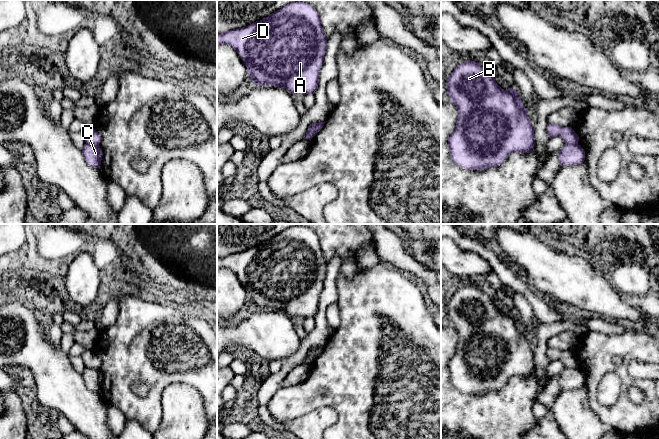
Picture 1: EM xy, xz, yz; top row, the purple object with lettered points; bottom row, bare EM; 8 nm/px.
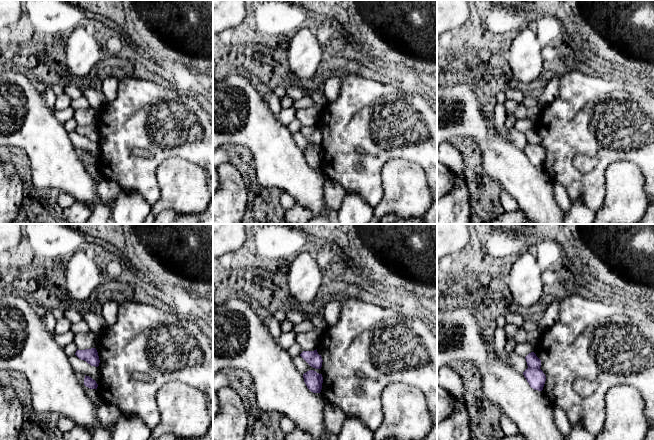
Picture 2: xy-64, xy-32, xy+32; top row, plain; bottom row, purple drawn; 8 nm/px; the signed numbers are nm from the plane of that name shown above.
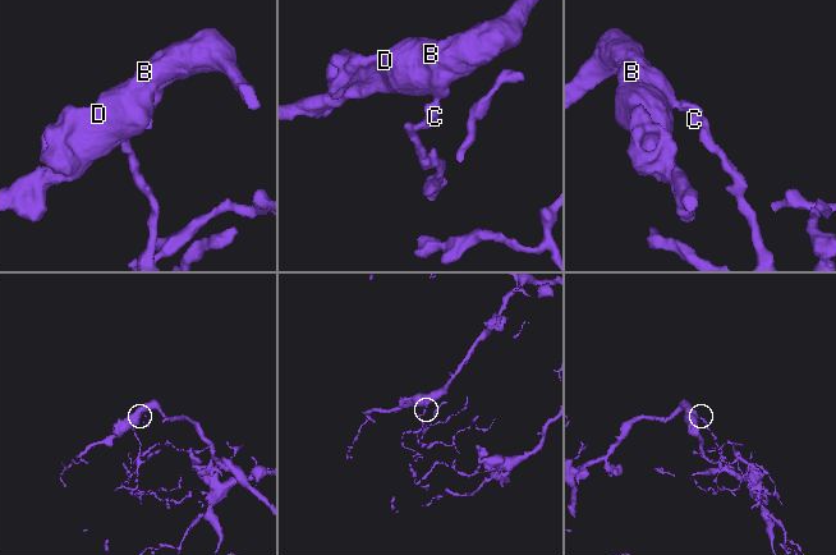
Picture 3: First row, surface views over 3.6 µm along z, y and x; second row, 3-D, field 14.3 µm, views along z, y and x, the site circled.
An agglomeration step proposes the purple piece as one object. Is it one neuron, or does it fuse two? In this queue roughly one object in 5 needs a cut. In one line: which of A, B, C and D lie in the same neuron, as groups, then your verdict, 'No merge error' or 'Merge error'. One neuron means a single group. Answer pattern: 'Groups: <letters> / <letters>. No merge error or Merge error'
Groups: A B D / C. Merge error

